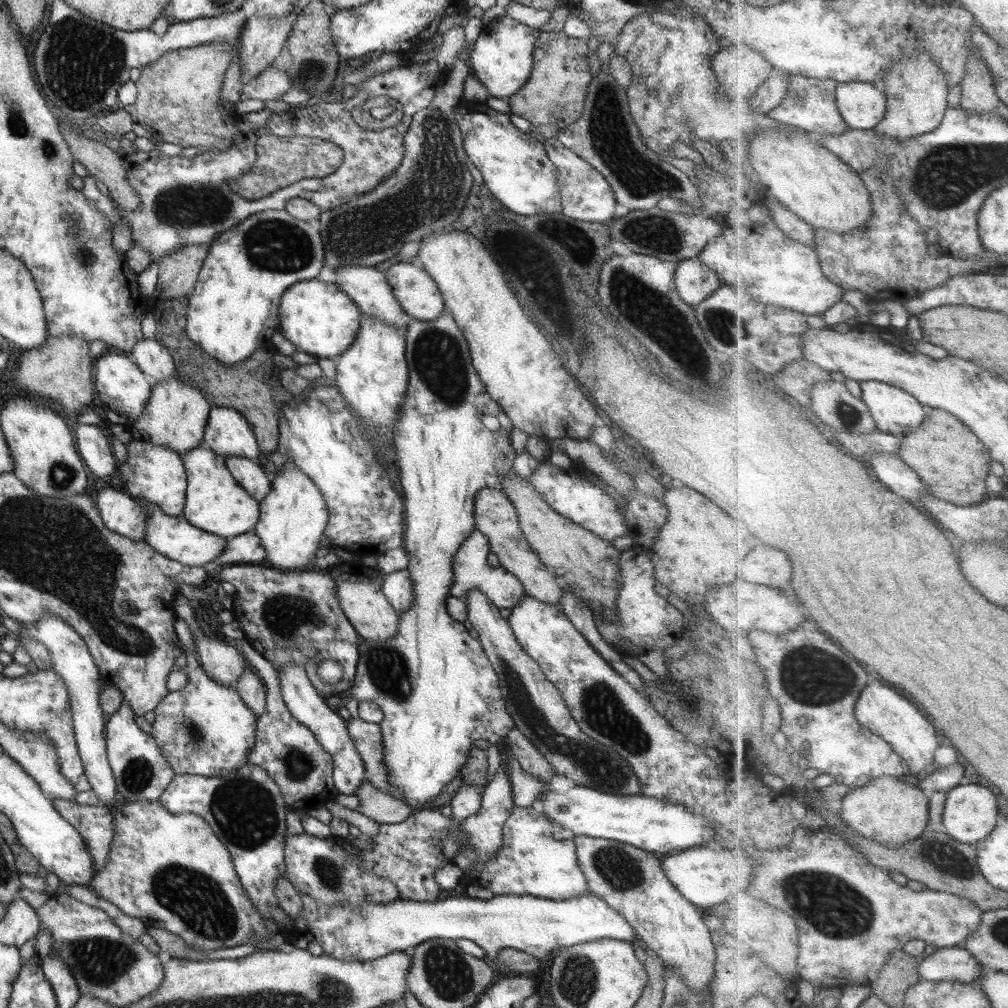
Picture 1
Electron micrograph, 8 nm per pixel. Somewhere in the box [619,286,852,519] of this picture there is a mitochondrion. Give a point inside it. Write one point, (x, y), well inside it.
(722, 323)

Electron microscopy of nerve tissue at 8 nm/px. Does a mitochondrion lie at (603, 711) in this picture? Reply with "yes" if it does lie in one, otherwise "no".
yes

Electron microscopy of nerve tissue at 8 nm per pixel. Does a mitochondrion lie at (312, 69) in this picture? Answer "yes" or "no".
yes

